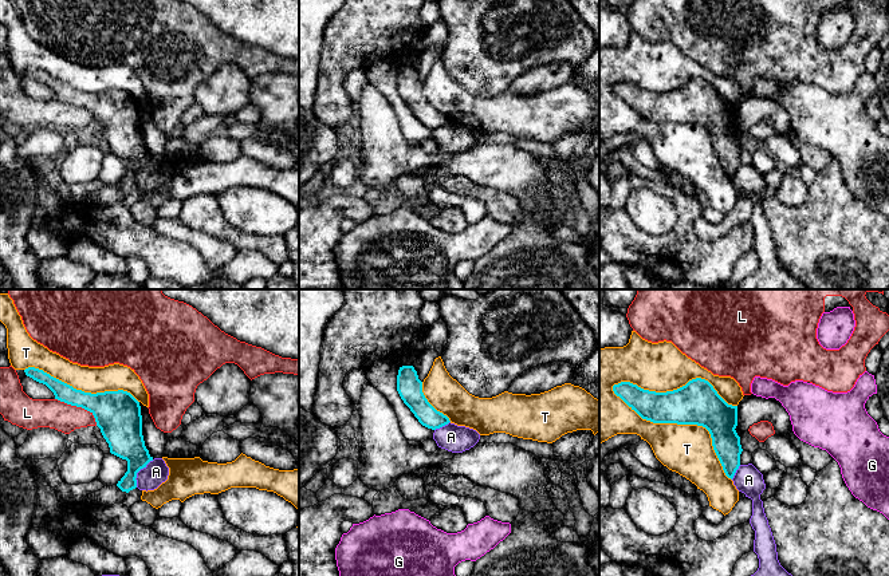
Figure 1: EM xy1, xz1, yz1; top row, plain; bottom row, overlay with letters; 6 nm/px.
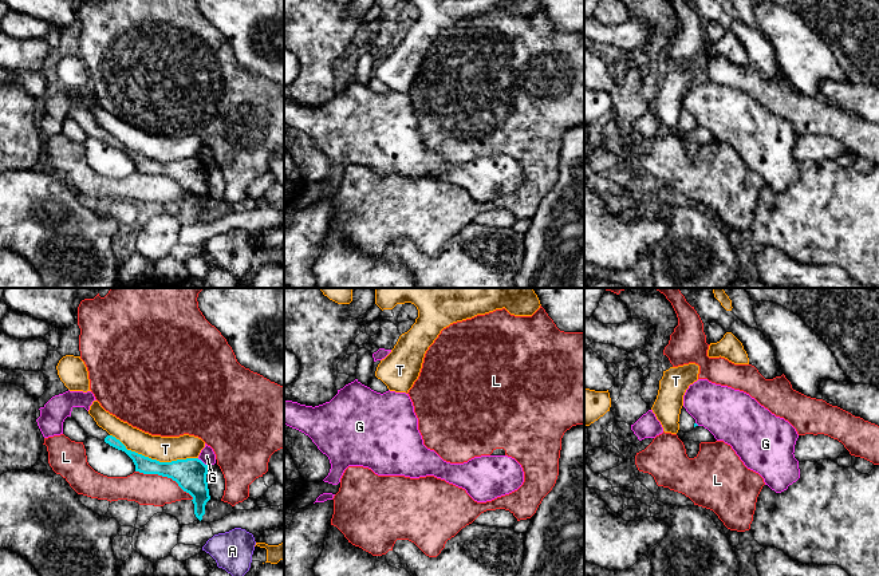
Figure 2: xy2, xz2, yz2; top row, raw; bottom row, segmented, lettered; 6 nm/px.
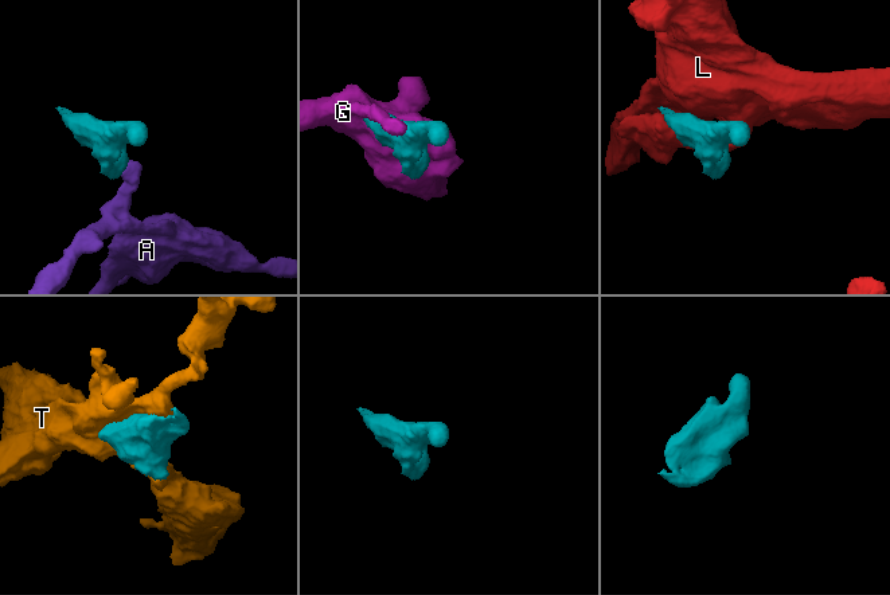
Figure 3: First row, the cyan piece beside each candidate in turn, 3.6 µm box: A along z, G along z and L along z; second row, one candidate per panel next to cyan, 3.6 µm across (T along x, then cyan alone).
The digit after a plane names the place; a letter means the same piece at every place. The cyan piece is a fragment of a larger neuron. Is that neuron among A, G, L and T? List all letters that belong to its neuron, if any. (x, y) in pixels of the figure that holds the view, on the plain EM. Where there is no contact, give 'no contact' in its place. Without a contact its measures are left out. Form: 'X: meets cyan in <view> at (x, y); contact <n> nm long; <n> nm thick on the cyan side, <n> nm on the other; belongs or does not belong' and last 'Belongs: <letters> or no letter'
A: meets cyan in xy1 at (138, 170); contact 200 nm long; 220 nm thick on the cyan side, 140 nm on the other; does not belong
G: meets cyan in xy2 at (201, 161); contact 80 nm long; 190 nm thick on the cyan side, 90 nm on the other; does not belong
L: meets cyan in xy2 at (165, 176); contact 400 nm long; 190 nm thick on the cyan side, 190 nm on the other; does not belong
T: meets cyan in yz1 at (683, 123); contact 900 nm long; 260 nm thick on the cyan side, 300 nm on the other; does not belong
Belongs: no letter

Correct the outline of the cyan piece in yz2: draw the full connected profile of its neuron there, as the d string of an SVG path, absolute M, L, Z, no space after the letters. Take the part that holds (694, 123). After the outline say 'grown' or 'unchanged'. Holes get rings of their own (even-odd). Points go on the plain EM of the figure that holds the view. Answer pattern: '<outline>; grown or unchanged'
M682 106L681 114L679 114L679 130L683 133L691 131L695 126L695 119L686 111L686 109Z; grown

